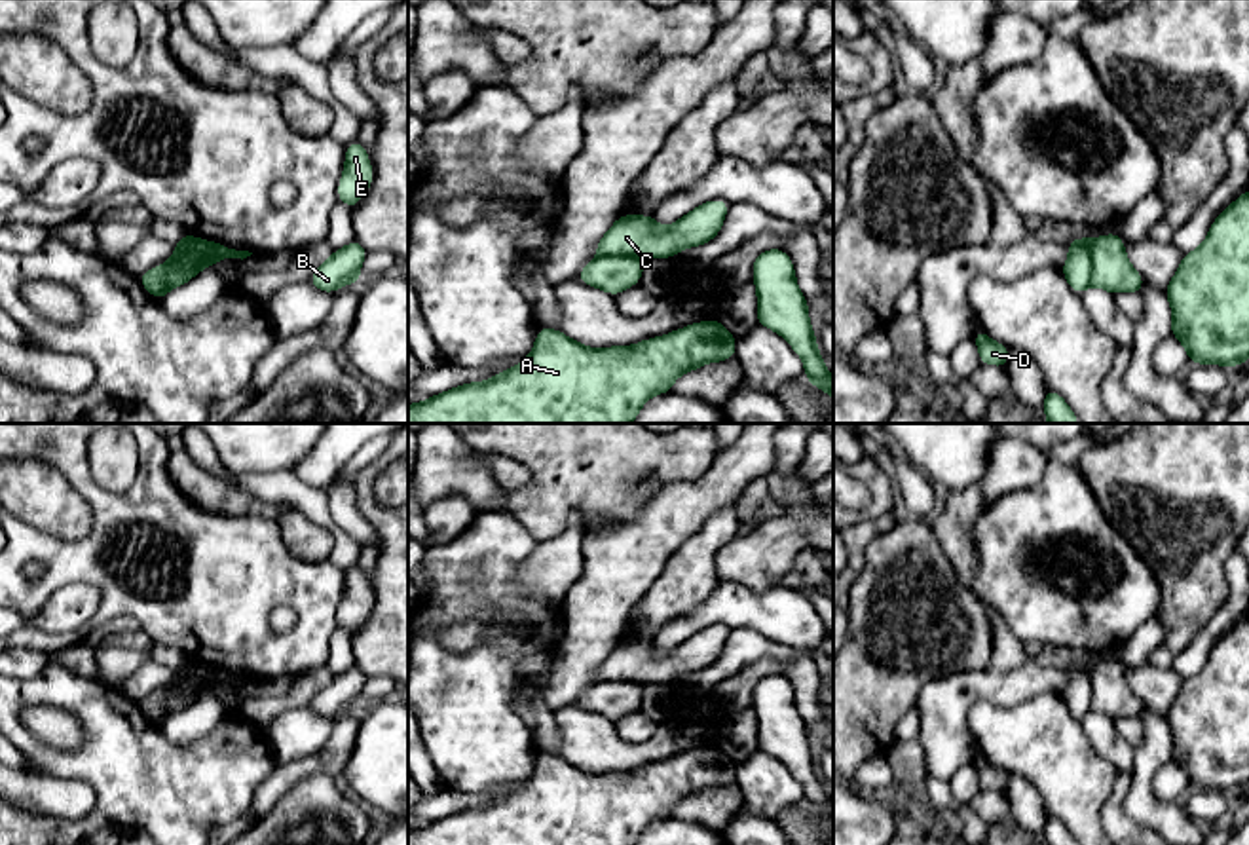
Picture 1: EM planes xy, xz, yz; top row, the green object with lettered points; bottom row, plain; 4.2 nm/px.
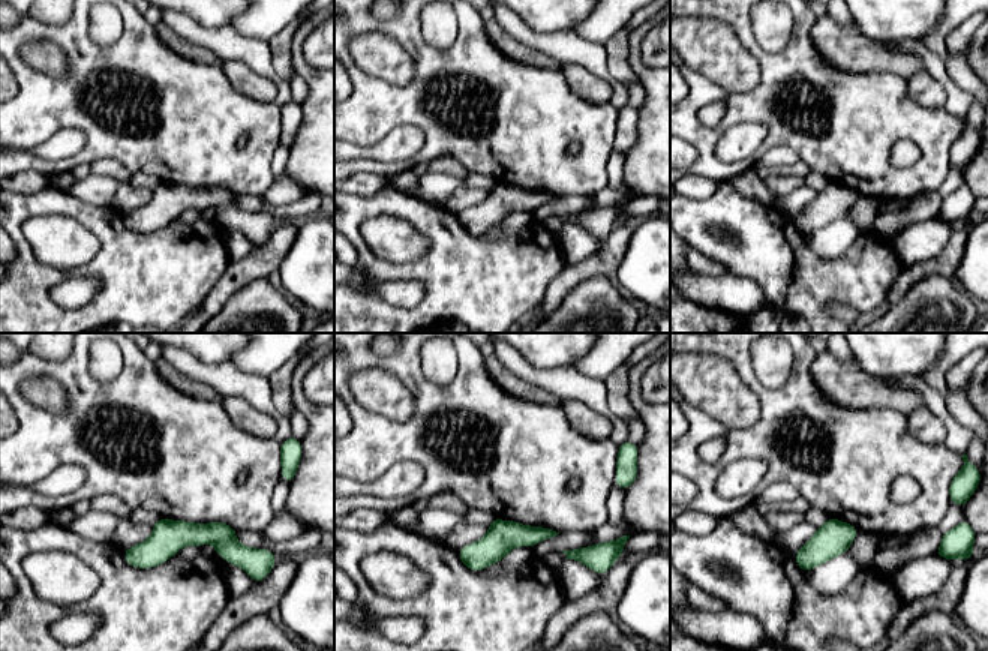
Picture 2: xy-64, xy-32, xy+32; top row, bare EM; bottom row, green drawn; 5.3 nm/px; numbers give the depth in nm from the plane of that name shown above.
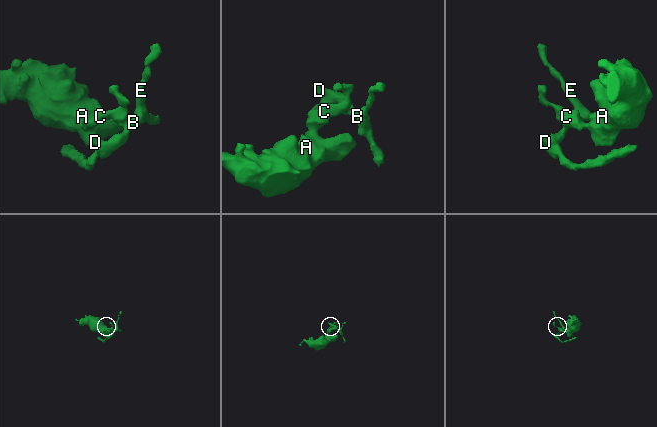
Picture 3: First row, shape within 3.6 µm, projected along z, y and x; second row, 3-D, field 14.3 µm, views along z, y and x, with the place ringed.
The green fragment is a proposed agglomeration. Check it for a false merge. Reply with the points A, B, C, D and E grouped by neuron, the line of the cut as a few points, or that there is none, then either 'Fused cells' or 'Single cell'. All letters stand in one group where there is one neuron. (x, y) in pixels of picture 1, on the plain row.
Groups: A / B C D E. Split along xz (598, 680), (634, 680), (642, 684). Fused cells

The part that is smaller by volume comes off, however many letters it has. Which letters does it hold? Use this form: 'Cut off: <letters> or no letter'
Cut off: B, C, D, E

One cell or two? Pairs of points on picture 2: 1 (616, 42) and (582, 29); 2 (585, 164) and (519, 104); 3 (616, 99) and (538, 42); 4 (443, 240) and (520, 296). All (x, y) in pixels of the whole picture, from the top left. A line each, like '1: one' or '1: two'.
1: two
2: one
3: one
4: one

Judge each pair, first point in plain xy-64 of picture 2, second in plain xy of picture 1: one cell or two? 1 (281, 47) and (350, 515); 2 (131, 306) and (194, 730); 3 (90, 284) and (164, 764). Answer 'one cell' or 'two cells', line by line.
1: one cell
2: two cells
3: two cells

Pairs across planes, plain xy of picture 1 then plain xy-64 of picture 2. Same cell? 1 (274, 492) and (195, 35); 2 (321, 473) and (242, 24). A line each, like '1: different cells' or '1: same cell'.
1: same cell
2: same cell

